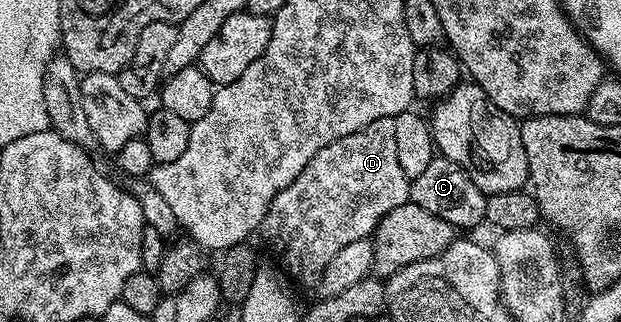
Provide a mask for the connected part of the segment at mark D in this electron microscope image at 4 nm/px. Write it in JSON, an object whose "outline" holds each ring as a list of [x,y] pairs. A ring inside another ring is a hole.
{"outline":[[[379,117],[359,132],[340,137],[326,148],[320,149],[288,188],[280,190],[273,197],[267,216],[261,222],[260,235],[287,276],[289,274],[297,281],[310,285],[309,287],[315,286],[325,274],[327,264],[340,249],[359,239],[369,238],[387,212],[410,201],[410,181],[399,165],[395,122],[391,117]]]}

